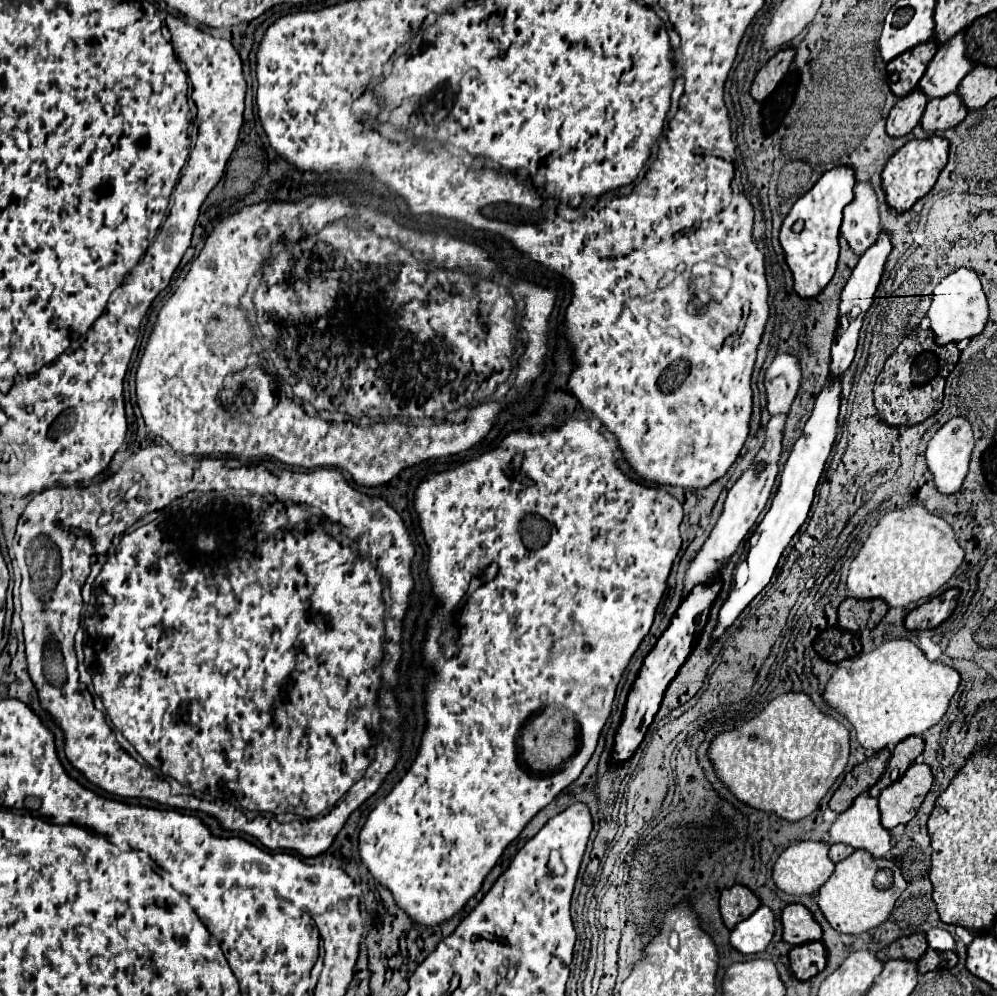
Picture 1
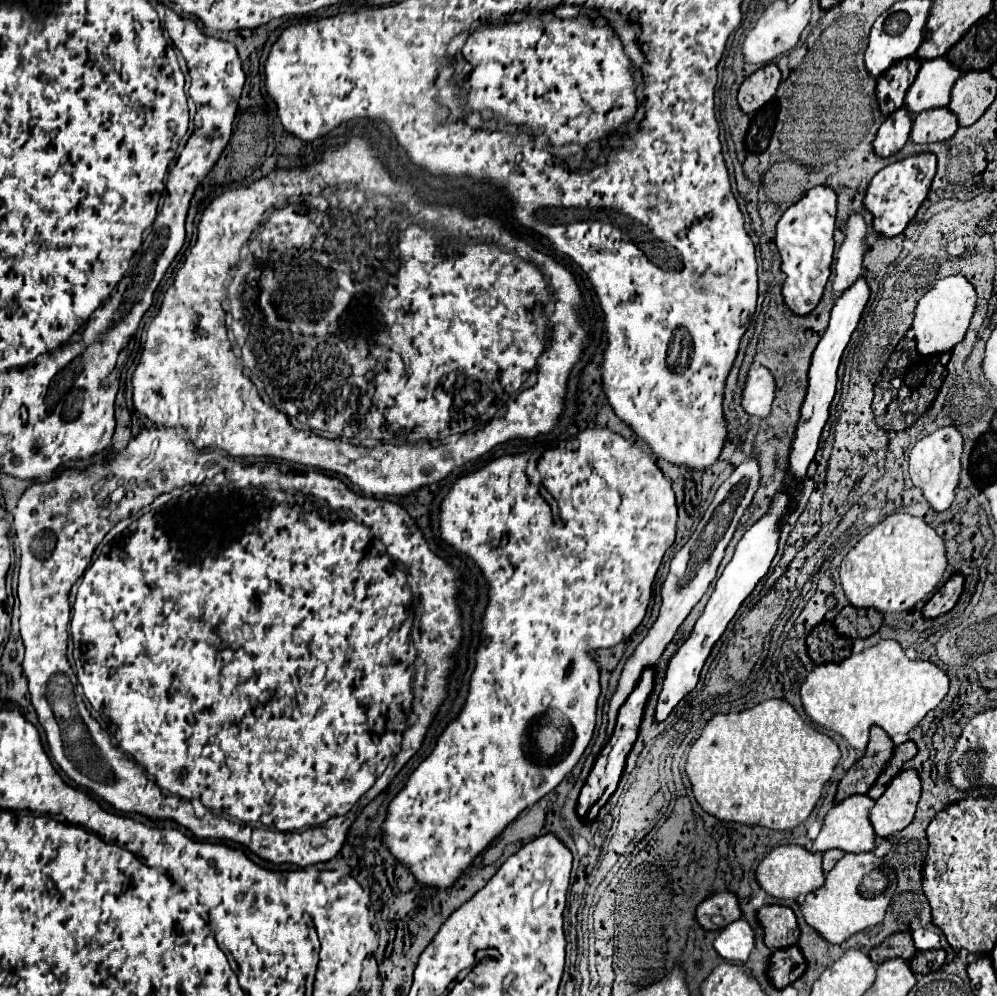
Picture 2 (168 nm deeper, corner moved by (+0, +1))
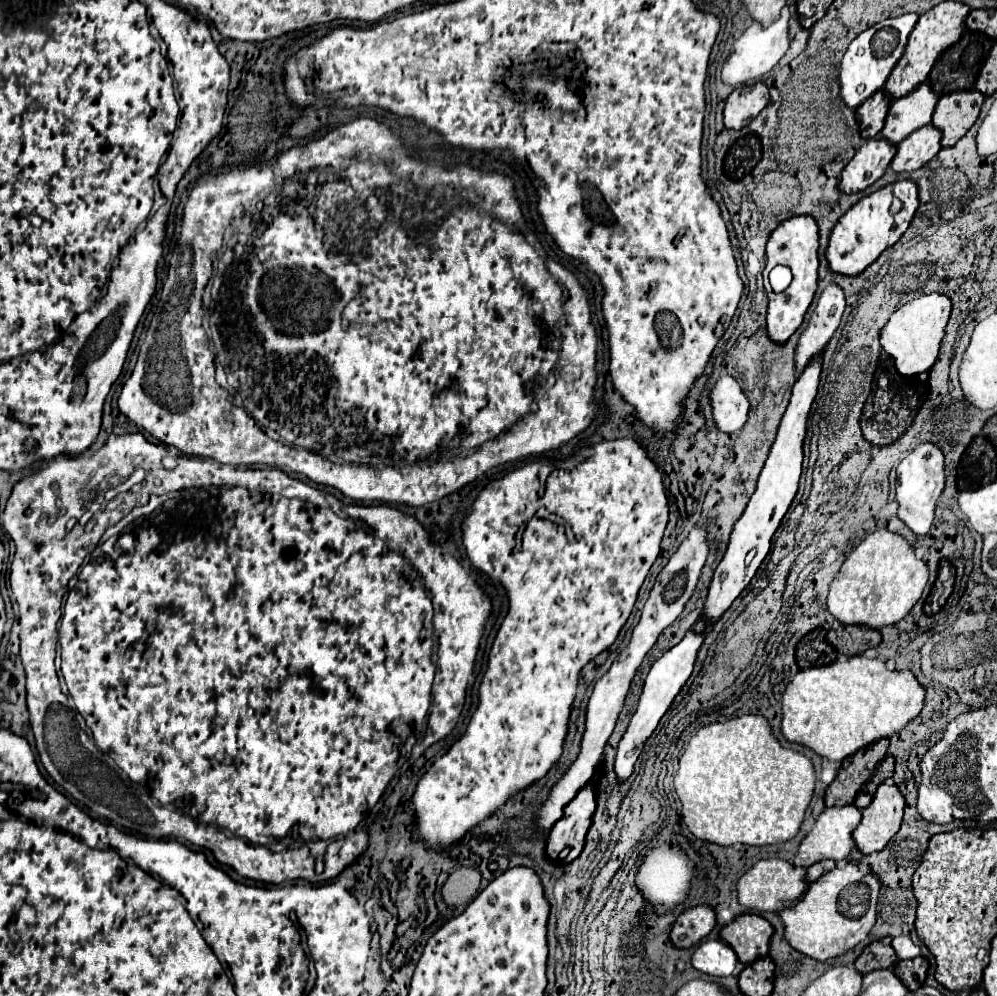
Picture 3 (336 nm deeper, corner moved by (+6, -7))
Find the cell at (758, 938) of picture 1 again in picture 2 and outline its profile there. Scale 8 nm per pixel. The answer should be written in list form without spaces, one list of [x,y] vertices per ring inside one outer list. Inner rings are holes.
[[[740,918],[722,928],[718,938],[714,940],[714,948],[724,960],[746,962],[750,952],[754,950],[754,930],[748,920]]]

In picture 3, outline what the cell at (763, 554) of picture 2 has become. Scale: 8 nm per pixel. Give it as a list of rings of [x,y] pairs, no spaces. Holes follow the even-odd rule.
[[[688,632],[674,648],[670,648],[660,660],[656,660],[656,664],[652,664],[646,680],[644,680],[644,690],[640,694],[640,700],[638,700],[638,708],[636,712],[632,714],[632,720],[628,724],[628,730],[624,732],[622,740],[618,742],[618,752],[616,752],[616,758],[614,758],[614,772],[616,772],[616,782],[622,784],[630,778],[632,770],[634,770],[634,762],[638,760],[638,754],[644,746],[644,742],[648,740],[648,736],[654,732],[654,728],[658,726],[660,718],[666,714],[666,710],[670,708],[674,696],[680,692],[680,688],[686,684],[686,680],[690,678],[692,674],[692,668],[694,668],[694,662],[696,662],[696,654],[698,654],[698,648],[702,646],[706,634],[694,634],[694,632]]]

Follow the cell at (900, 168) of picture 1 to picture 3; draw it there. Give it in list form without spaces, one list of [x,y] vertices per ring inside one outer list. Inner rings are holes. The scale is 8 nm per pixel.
[[[900,180],[864,196],[838,220],[836,228],[832,230],[826,248],[826,260],[830,270],[842,276],[858,276],[860,272],[864,272],[886,248],[900,240],[916,208],[918,188],[912,180]]]

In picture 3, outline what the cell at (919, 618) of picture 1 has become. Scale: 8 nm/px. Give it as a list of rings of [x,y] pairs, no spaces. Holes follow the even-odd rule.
[[[940,560],[938,578],[936,578],[936,582],[934,582],[932,590],[930,590],[924,612],[926,614],[936,614],[944,606],[948,596],[952,594],[952,586],[954,586],[954,566],[948,560]]]

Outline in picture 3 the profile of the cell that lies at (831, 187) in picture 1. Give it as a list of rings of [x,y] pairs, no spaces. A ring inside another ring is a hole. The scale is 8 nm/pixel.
[[[796,216],[786,222],[782,222],[772,234],[766,244],[766,268],[762,272],[764,276],[764,288],[768,294],[768,314],[766,314],[766,334],[772,342],[784,344],[802,324],[804,314],[814,298],[816,282],[818,282],[818,226],[812,216]],[[784,264],[792,270],[792,284],[780,292],[774,294],[768,282],[768,272],[776,266]]]

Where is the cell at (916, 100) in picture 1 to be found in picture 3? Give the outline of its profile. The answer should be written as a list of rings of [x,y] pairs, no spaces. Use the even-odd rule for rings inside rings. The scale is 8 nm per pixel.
[[[880,138],[866,140],[858,148],[854,158],[844,166],[840,184],[838,184],[840,192],[854,194],[854,192],[866,190],[870,184],[878,180],[878,176],[886,172],[894,154],[896,154],[896,148],[886,140],[880,140]]]

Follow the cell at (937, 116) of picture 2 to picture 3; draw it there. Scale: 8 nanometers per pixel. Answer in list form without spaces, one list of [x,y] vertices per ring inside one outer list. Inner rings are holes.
[[[924,126],[912,136],[908,136],[902,144],[896,148],[896,156],[890,162],[890,168],[900,174],[900,172],[912,172],[916,168],[922,168],[928,160],[932,160],[938,150],[940,150],[940,130],[934,126]]]

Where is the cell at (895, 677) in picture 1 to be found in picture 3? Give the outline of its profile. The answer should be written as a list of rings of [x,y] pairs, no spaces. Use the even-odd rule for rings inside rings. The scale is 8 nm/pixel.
[[[824,630],[810,632],[804,642],[796,646],[796,662],[798,668],[806,670],[800,670],[782,694],[780,730],[788,742],[806,746],[822,758],[842,762],[852,756],[852,752],[880,738],[890,738],[922,710],[924,688],[910,670],[890,672],[880,658],[862,654],[844,662],[834,662],[834,648],[826,642]]]

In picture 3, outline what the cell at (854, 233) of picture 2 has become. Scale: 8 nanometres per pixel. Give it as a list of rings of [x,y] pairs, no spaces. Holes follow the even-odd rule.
[[[836,284],[828,286],[824,290],[824,294],[820,296],[816,310],[810,316],[808,328],[804,328],[802,334],[800,334],[800,338],[798,338],[796,356],[794,356],[796,378],[800,376],[800,372],[804,372],[804,368],[816,356],[820,356],[820,352],[826,346],[826,342],[832,338],[834,330],[840,324],[844,306],[846,306],[846,300],[844,300],[842,288],[836,286]]]

